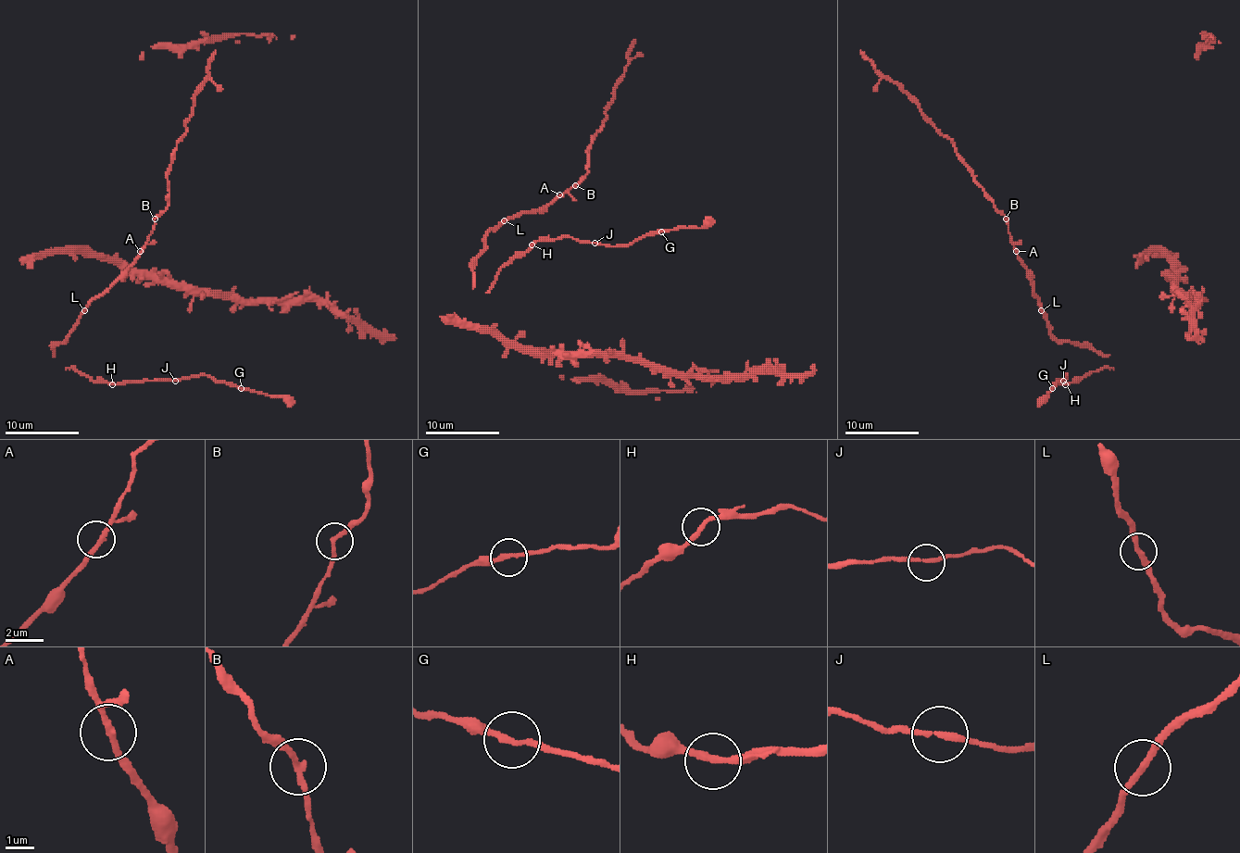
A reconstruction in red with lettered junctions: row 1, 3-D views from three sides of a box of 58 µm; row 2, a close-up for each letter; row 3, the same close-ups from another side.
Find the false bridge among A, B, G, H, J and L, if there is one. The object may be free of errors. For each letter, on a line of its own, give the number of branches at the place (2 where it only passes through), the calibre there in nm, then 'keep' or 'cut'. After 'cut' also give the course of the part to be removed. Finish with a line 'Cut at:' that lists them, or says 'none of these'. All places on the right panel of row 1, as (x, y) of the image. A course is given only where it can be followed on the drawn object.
A: branches 2; calibre 240 nm; keep
B: branches 2; calibre 200 nm; keep
G: branches 2; calibre 220 nm; keep
H: branches 2; calibre 240 nm; keep
J: branches 2; calibre 200 nm; keep
L: branches 2; calibre 240 nm; keep
Cut at: none of these

